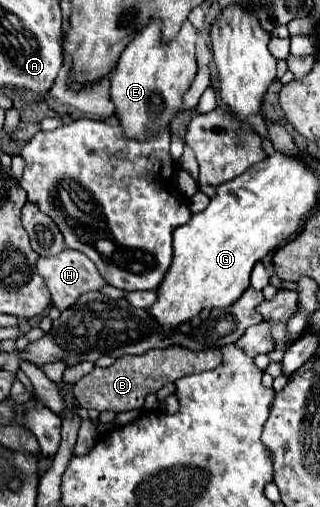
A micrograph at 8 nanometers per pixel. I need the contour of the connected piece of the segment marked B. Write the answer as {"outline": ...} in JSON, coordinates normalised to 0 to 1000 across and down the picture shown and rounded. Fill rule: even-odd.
{"outline":[[[531,680],[519,688],[469,688],[450,700],[419,700],[419,704],[381,704],[338,728],[294,724],[288,736],[256,744],[225,775],[250,803],[263,807],[300,807],[300,811],[406,811],[406,807],[438,807],[450,799],[450,787],[463,775],[488,775],[500,763],[519,755],[544,755],[563,744],[625,736],[625,732],[656,732],[694,716],[694,696],[688,688],[644,688],[644,692],[594,692],[581,684]]]}

